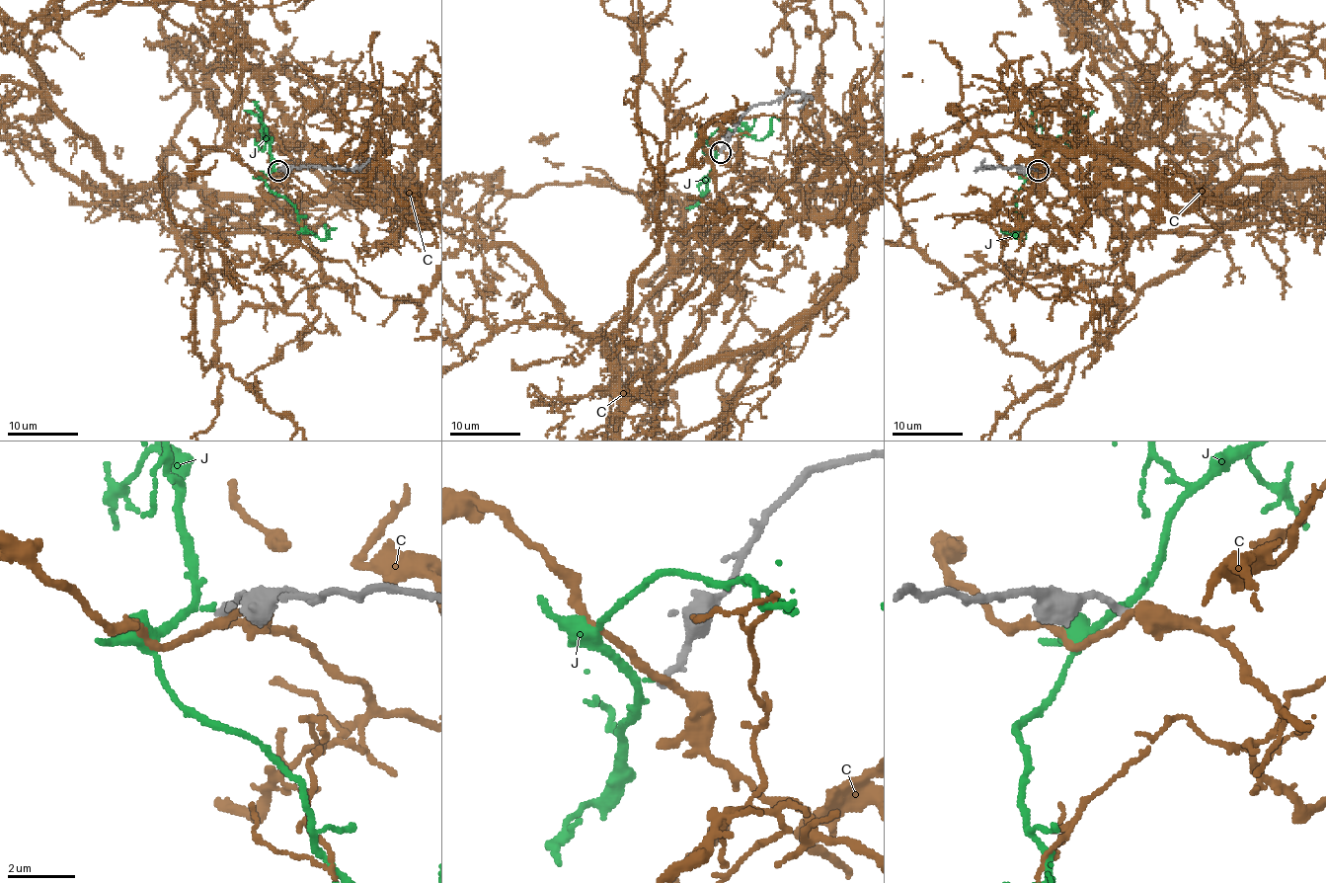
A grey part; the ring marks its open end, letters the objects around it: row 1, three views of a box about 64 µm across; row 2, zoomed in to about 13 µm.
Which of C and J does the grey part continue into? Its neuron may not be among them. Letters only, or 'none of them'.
none of them

